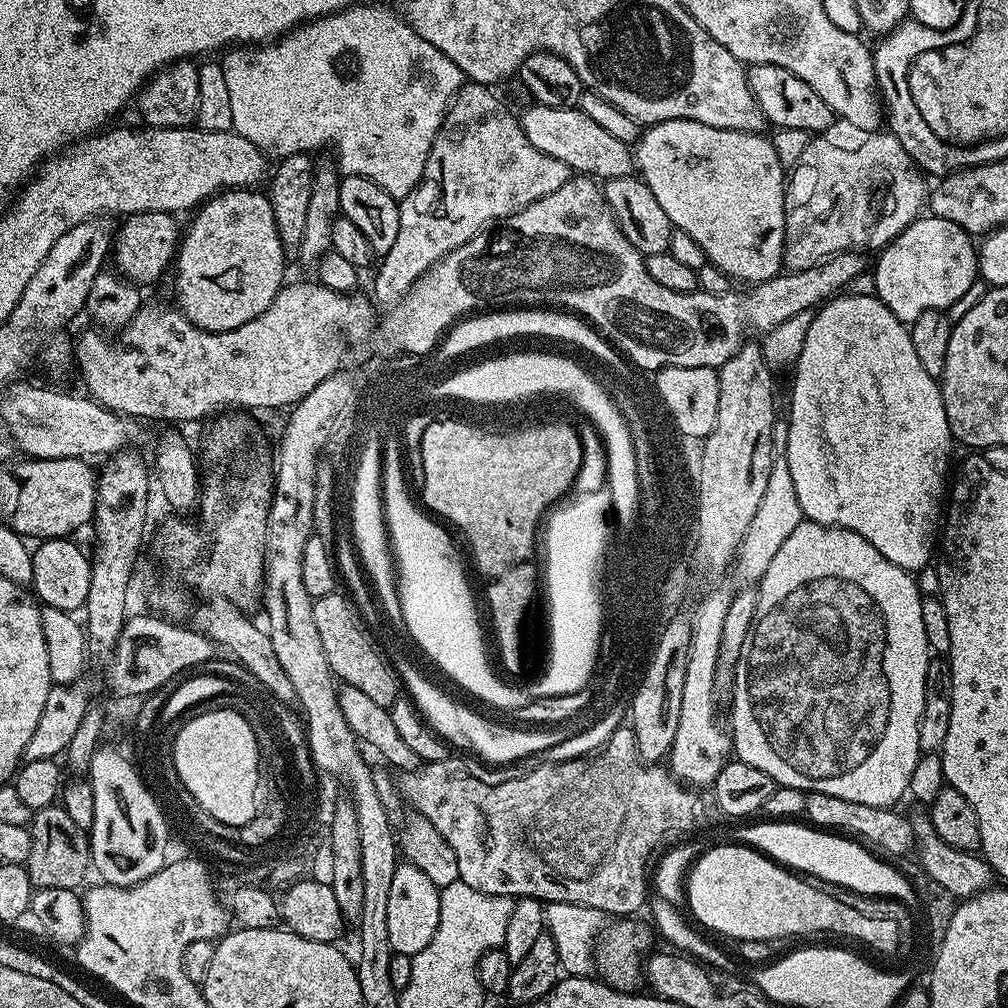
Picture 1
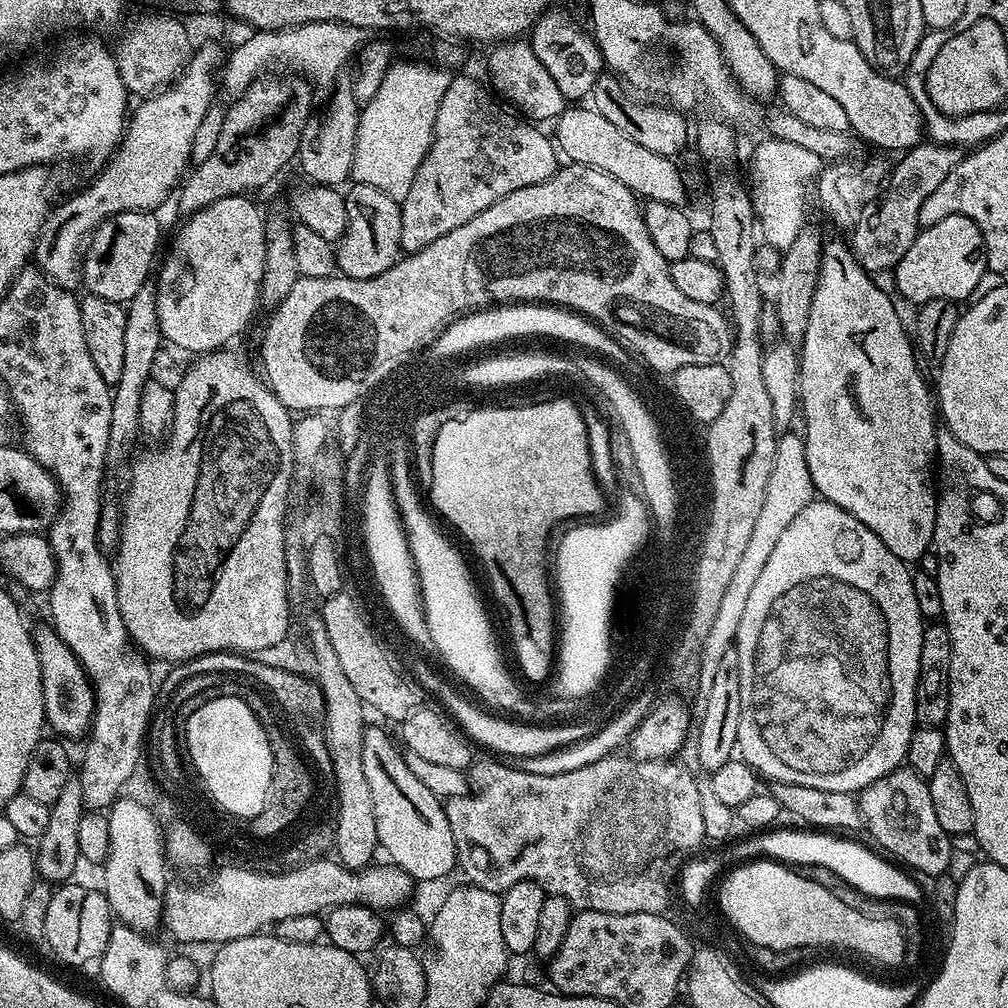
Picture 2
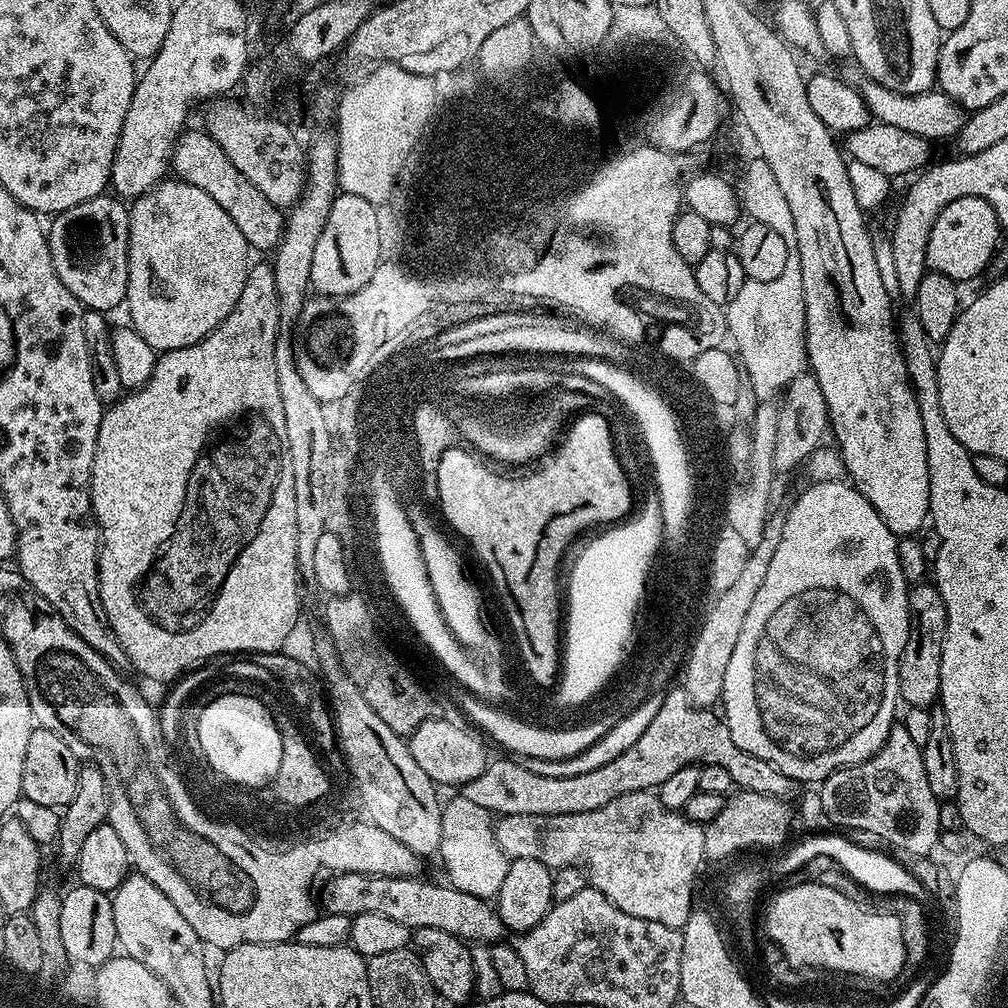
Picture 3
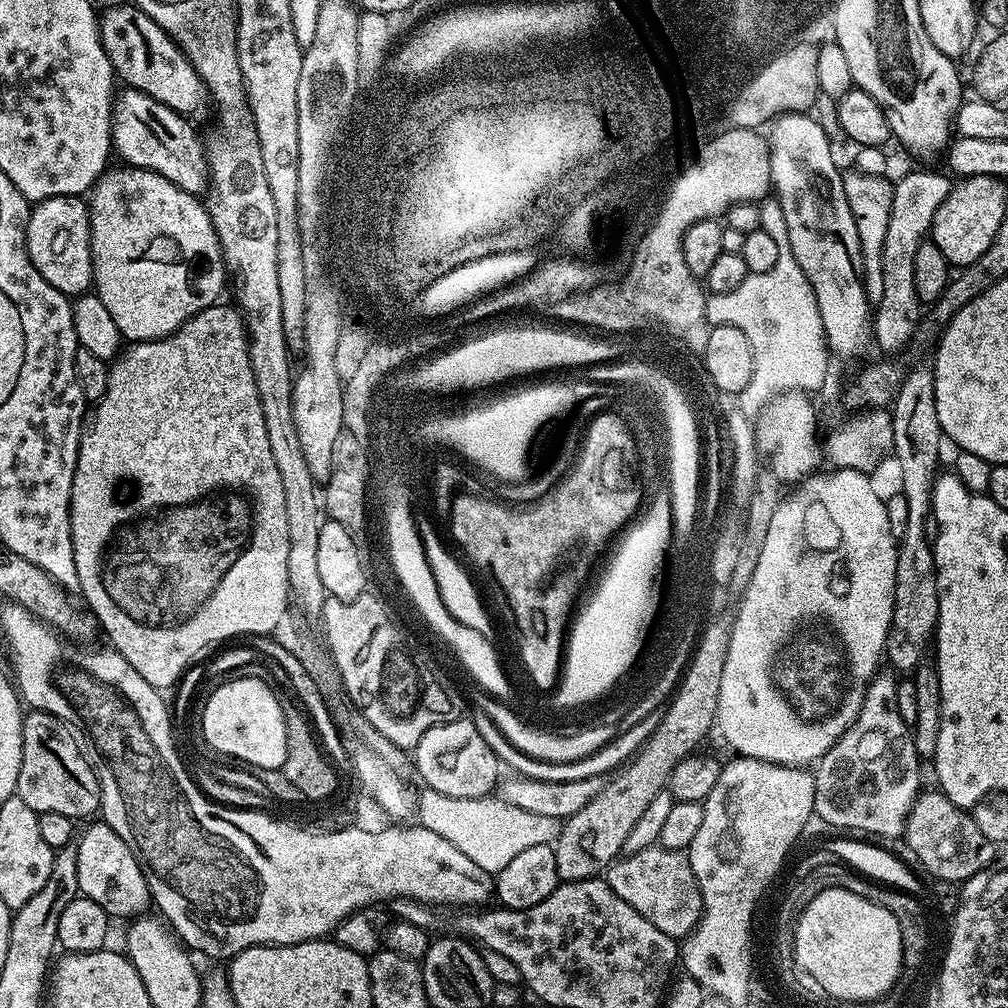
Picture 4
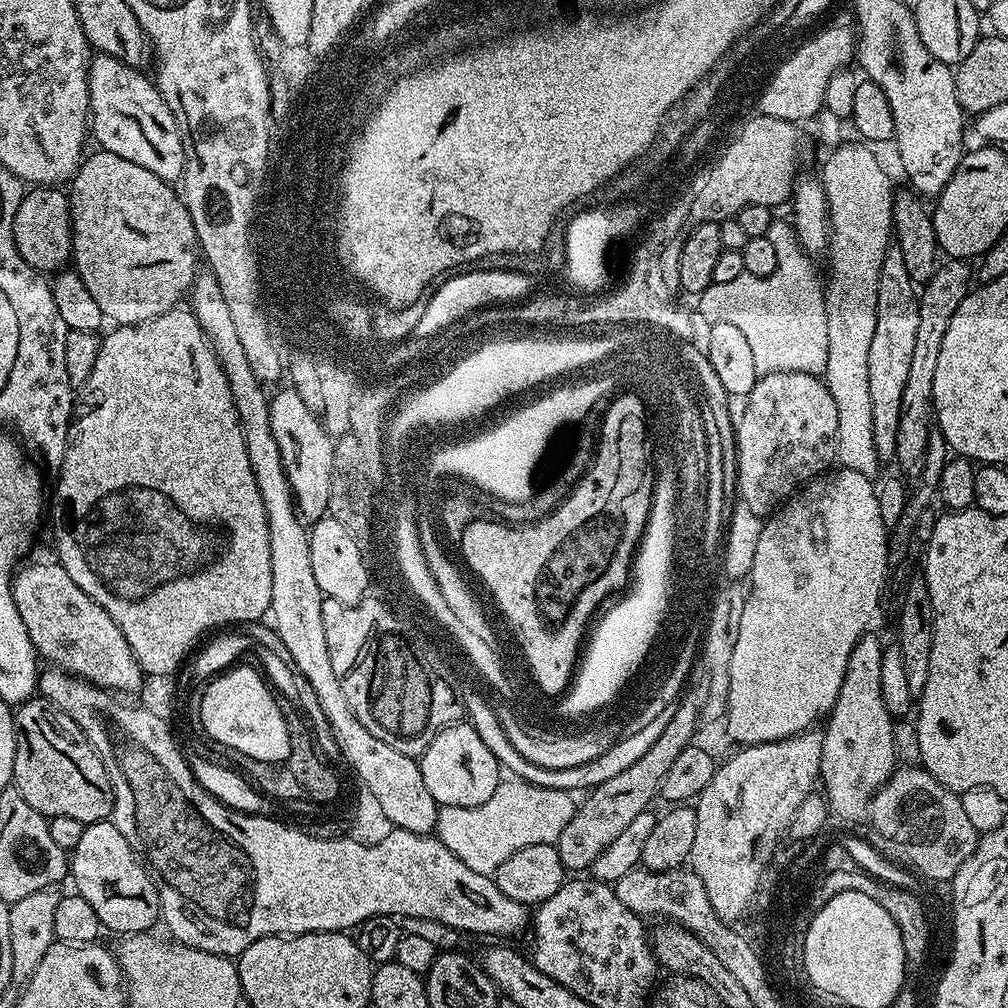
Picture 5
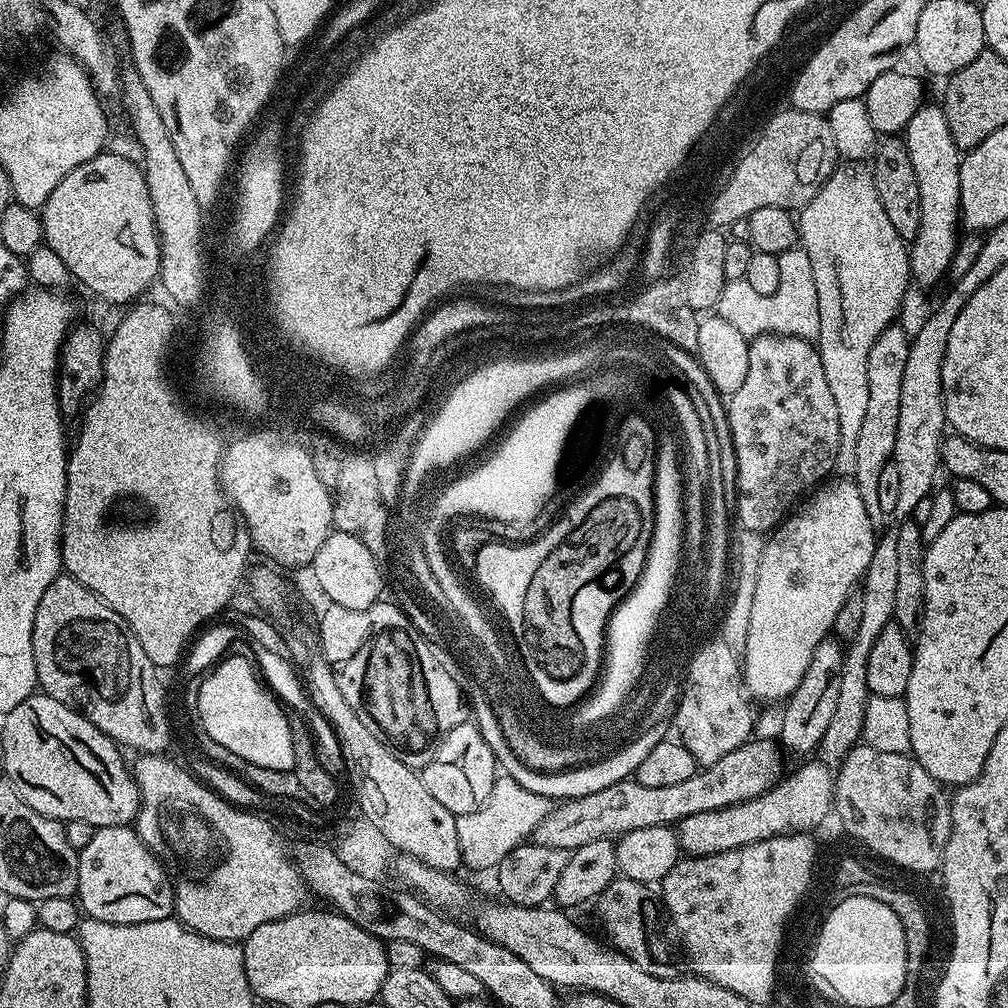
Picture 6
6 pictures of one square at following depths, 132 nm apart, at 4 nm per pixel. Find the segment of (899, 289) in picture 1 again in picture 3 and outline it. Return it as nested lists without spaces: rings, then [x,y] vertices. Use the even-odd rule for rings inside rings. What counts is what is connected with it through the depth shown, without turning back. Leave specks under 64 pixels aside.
[[[977,196],[958,198],[944,207],[934,222],[934,230],[930,230],[926,246],[927,267],[957,282],[972,280],[984,267],[987,269],[991,265],[1002,240],[1000,235],[1002,229],[990,202]]]

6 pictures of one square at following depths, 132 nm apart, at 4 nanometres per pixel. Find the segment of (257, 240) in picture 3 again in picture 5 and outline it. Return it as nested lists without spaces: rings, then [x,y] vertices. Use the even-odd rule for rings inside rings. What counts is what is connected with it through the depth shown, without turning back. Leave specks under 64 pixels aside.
[[[96,54],[88,62],[88,89],[90,90],[90,132],[101,149],[110,154],[118,154],[118,158],[126,158],[126,162],[138,162],[138,166],[150,170],[150,174],[158,174],[158,178],[176,182],[184,175],[184,147],[178,130],[178,122],[174,114],[170,114],[170,106],[162,98],[151,79],[144,77],[139,68],[131,68],[113,56]]]

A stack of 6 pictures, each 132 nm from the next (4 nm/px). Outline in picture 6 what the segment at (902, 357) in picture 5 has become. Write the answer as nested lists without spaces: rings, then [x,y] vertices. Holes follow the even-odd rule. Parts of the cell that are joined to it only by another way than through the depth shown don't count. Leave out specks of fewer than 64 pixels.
[[[892,323],[889,328],[878,334],[878,342],[870,346],[870,358],[866,358],[866,375],[870,398],[866,405],[866,415],[857,439],[857,461],[852,479],[858,486],[862,502],[866,505],[867,516],[874,526],[884,519],[878,501],[879,475],[882,468],[892,458],[894,443],[898,432],[898,410],[902,407],[902,374],[906,371],[909,333]]]

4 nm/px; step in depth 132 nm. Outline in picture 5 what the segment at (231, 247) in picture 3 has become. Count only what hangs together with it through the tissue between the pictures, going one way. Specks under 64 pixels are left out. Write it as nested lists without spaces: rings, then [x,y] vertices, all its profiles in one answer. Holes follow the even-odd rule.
[[[96,150],[93,156],[85,155],[80,161],[80,167],[77,168],[75,176],[70,181],[68,198],[68,206],[72,210],[72,254],[70,260],[74,265],[74,271],[80,275],[82,282],[86,282],[86,290],[90,290],[94,302],[98,302],[98,310],[102,310],[105,321],[111,322],[113,325],[137,324],[146,322],[150,318],[158,318],[158,314],[166,314],[183,301],[180,300],[183,296],[185,299],[189,295],[192,283],[196,281],[198,275],[196,231],[183,199],[178,195],[177,189],[175,192],[172,188],[175,187],[169,181],[158,178],[158,174],[150,174],[150,170],[138,166],[138,162],[126,162],[126,158],[118,158],[118,154],[110,154],[103,150]]]

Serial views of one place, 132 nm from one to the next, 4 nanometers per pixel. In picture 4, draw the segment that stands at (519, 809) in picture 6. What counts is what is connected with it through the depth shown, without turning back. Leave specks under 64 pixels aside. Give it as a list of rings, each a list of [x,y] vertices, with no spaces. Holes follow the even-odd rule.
[[[427,786],[421,789],[416,798],[419,827],[442,834],[442,838],[458,846],[458,850],[462,850],[462,854],[466,854],[474,866],[480,866],[489,874],[500,872],[502,866],[508,865],[521,850],[552,844],[560,835],[561,821],[518,810],[518,806],[510,806],[492,794],[478,798],[450,798]]]

